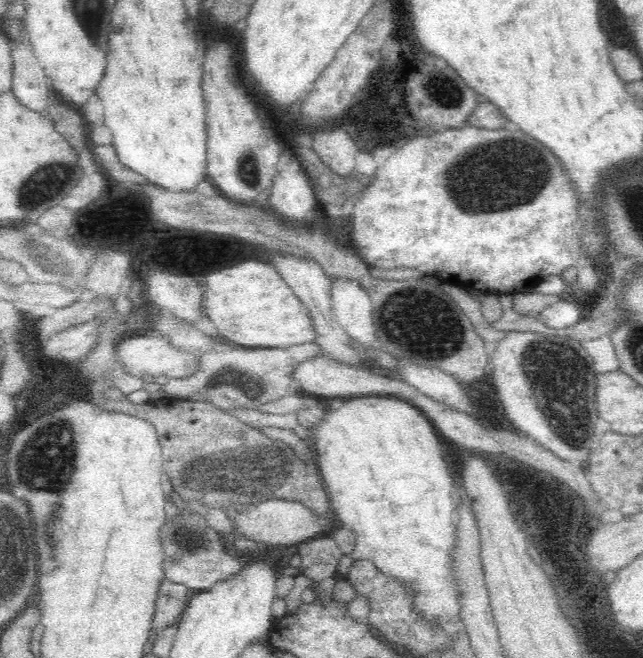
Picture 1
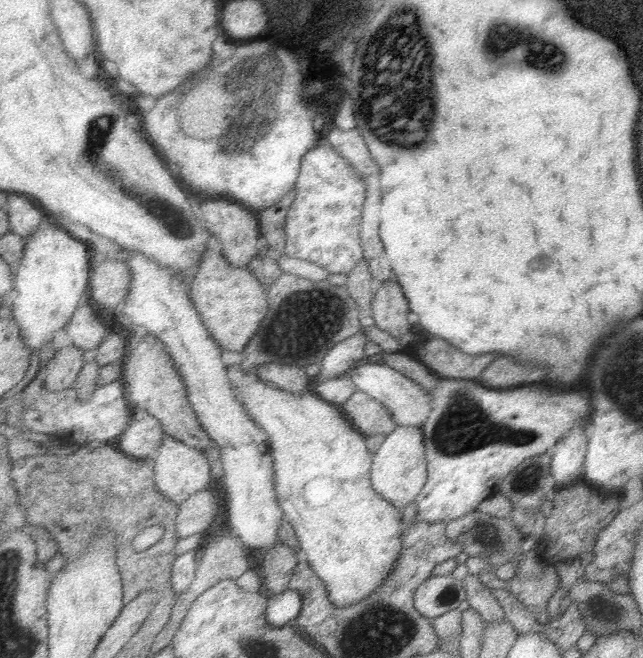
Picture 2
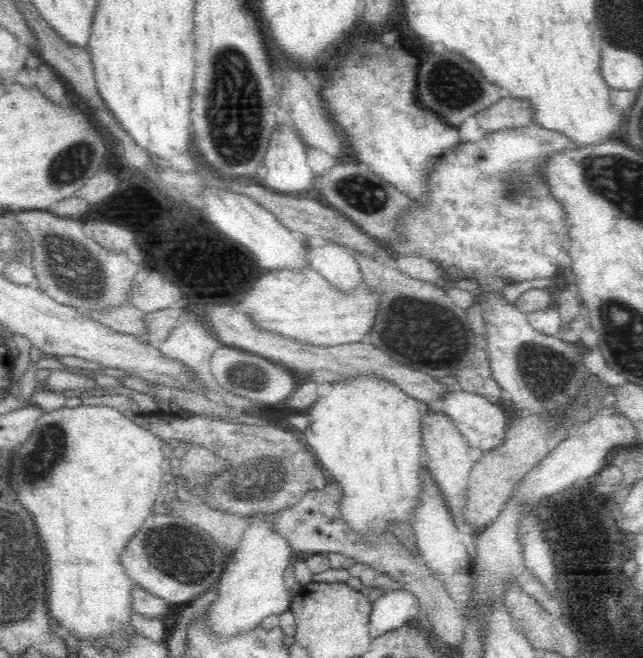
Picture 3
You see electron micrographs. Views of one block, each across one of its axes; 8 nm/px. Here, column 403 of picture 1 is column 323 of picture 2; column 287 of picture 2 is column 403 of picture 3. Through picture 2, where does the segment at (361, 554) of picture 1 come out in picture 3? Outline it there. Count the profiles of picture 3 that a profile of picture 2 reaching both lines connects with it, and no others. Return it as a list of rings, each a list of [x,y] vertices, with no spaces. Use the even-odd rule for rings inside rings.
[[[378,374],[342,376],[340,382],[334,382],[332,386],[336,390],[328,396],[316,398],[316,402],[306,408],[304,414],[310,418],[310,426],[304,432],[304,440],[318,454],[320,466],[324,466],[344,490],[340,500],[342,518],[366,538],[370,530],[388,530],[386,522],[390,520],[406,520],[414,508],[418,496],[418,464],[424,458],[420,428],[422,414],[416,398],[408,396],[400,386]]]

